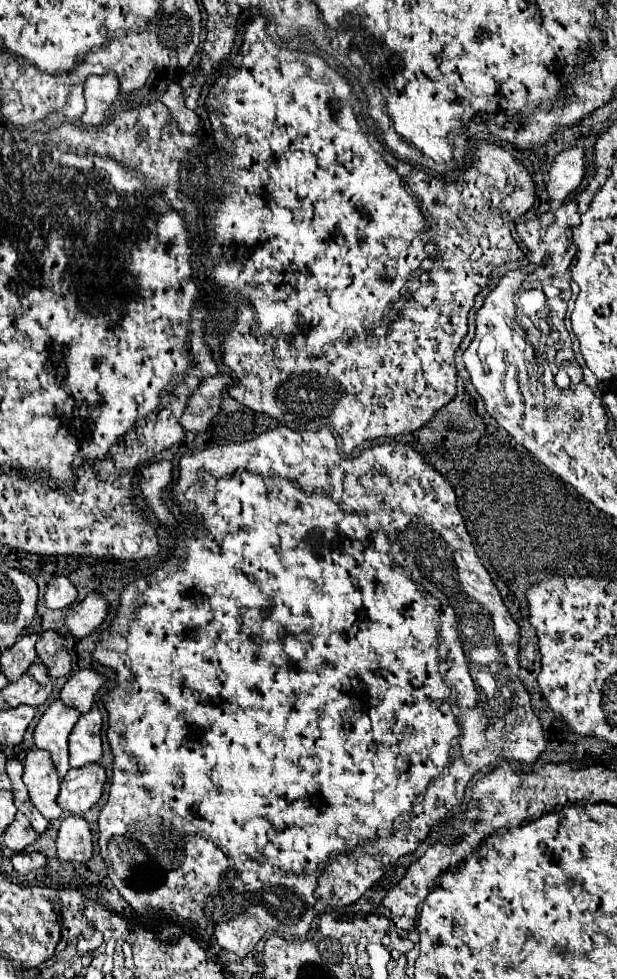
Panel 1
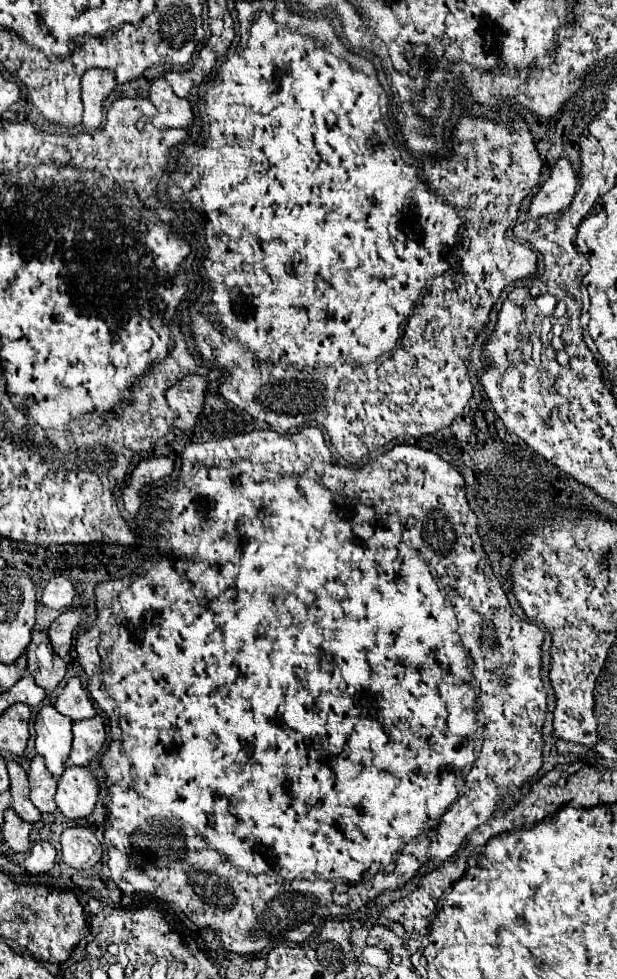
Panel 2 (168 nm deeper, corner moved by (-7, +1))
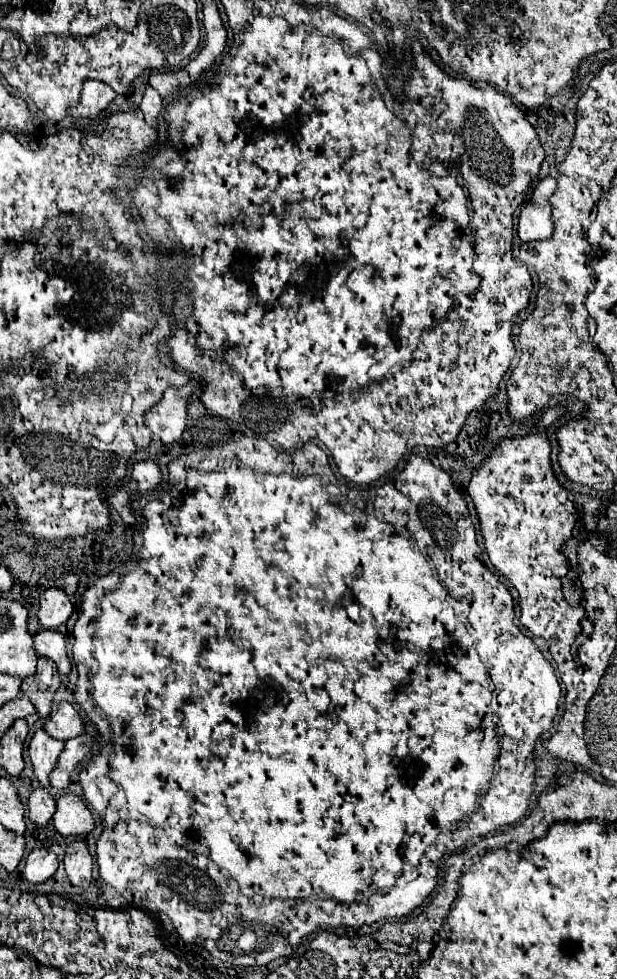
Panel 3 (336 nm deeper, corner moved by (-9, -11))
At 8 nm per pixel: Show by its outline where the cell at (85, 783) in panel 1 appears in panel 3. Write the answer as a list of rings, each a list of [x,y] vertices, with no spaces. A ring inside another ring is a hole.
[[[62,794],[56,800],[56,812],[54,812],[54,828],[62,836],[70,834],[86,834],[94,830],[94,818],[84,800],[76,794]]]

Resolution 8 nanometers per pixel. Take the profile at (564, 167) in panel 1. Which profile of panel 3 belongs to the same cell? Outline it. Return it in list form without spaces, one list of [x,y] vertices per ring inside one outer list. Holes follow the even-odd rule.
[[[552,176],[542,178],[528,204],[520,212],[520,222],[518,222],[518,236],[522,242],[534,242],[534,240],[548,240],[554,232],[554,222],[552,222],[552,208],[548,204],[548,198],[556,190],[556,180]]]

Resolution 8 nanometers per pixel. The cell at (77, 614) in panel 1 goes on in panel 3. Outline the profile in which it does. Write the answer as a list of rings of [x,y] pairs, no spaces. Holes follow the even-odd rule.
[[[40,630],[38,634],[34,634],[34,646],[32,648],[38,656],[52,660],[62,676],[70,672],[70,660],[66,656],[66,640],[60,632]]]

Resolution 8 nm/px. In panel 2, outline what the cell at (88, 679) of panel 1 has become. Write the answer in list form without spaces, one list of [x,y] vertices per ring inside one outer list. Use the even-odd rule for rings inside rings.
[[[70,678],[62,694],[54,702],[56,710],[72,720],[82,720],[82,718],[92,718],[96,714],[94,704],[88,696],[88,690],[84,688],[80,678]]]

